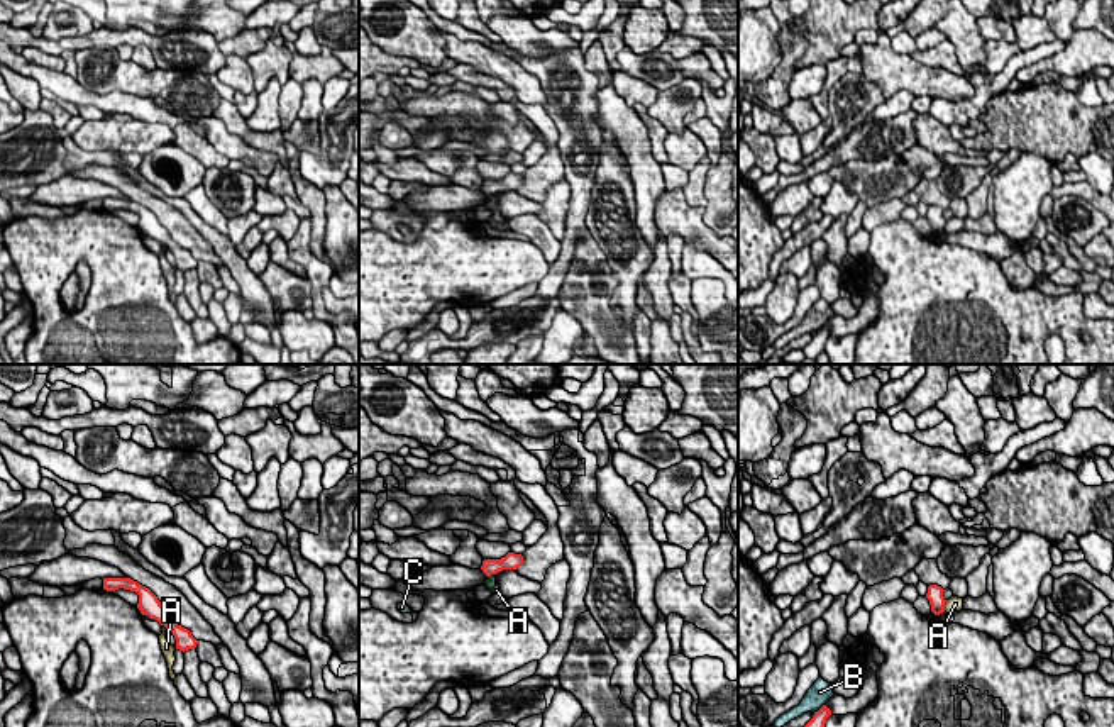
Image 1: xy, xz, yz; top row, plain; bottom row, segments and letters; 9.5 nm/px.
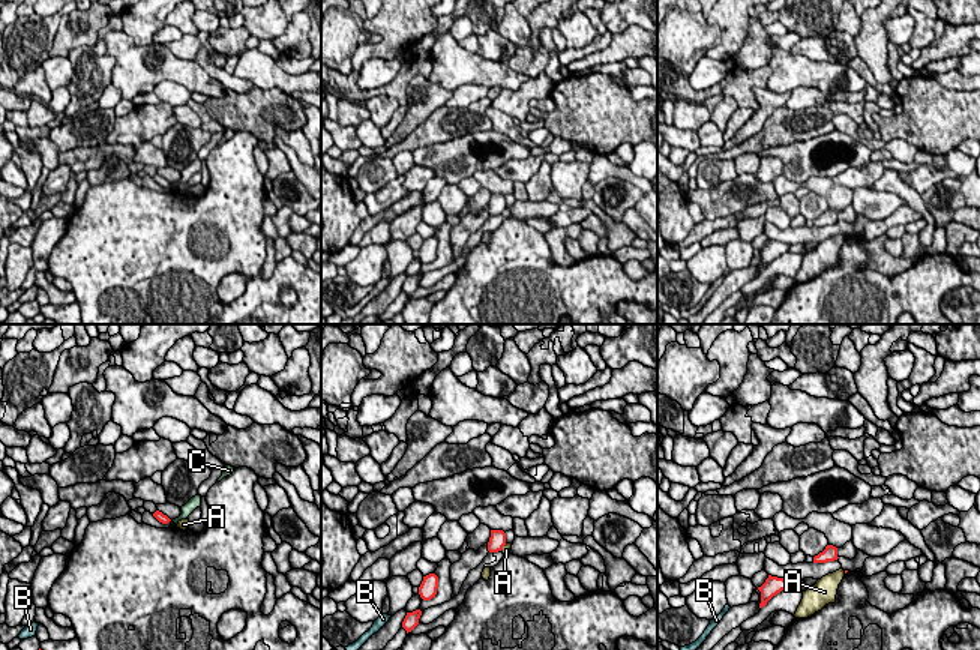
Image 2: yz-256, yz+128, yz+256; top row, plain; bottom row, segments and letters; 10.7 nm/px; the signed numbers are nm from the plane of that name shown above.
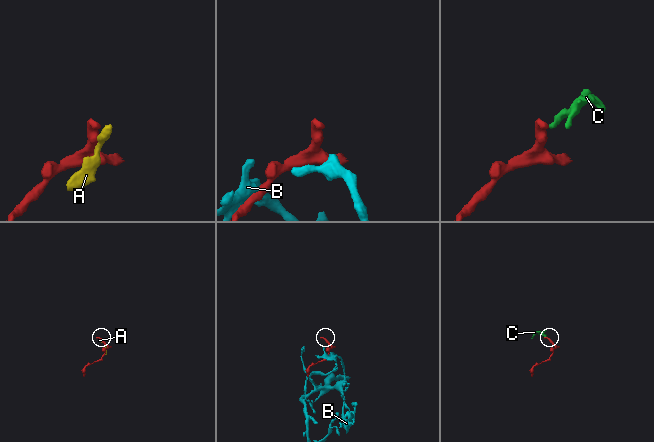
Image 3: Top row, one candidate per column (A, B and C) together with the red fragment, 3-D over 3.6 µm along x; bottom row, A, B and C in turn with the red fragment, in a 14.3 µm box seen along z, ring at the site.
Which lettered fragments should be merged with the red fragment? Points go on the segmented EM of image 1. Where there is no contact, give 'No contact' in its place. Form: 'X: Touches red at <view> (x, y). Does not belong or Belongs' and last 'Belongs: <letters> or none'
A: Touches red at yz (943, 605). Does not belong
B: Touches red at yz (820, 709). Does not belong
C: Touches red at xz (490, 575). Does not belong
Belongs: none

